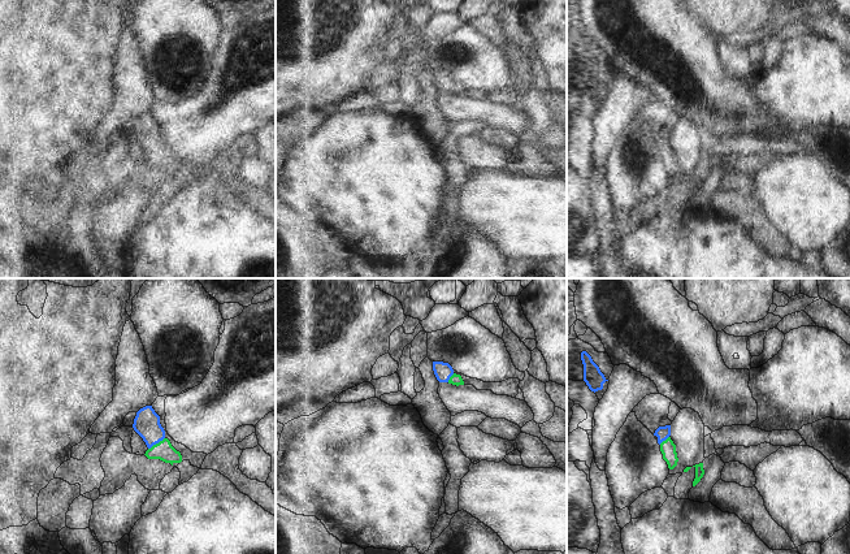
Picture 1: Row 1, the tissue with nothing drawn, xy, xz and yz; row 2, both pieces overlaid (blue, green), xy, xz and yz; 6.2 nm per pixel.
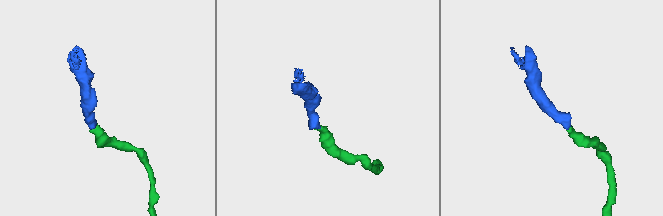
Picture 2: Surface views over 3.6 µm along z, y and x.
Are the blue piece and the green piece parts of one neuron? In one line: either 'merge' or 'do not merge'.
merge

